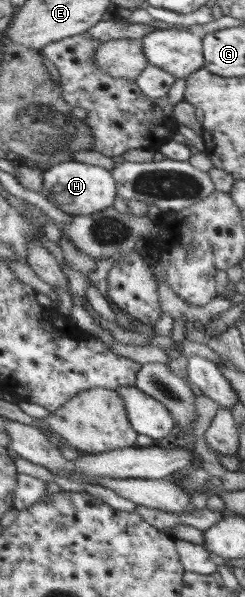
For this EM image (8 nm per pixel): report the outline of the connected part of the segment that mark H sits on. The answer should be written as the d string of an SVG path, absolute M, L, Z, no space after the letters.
M63 161L43 171L43 196L61 212L71 215L90 215L111 207L117 195L116 180L110 171L79 161Z

